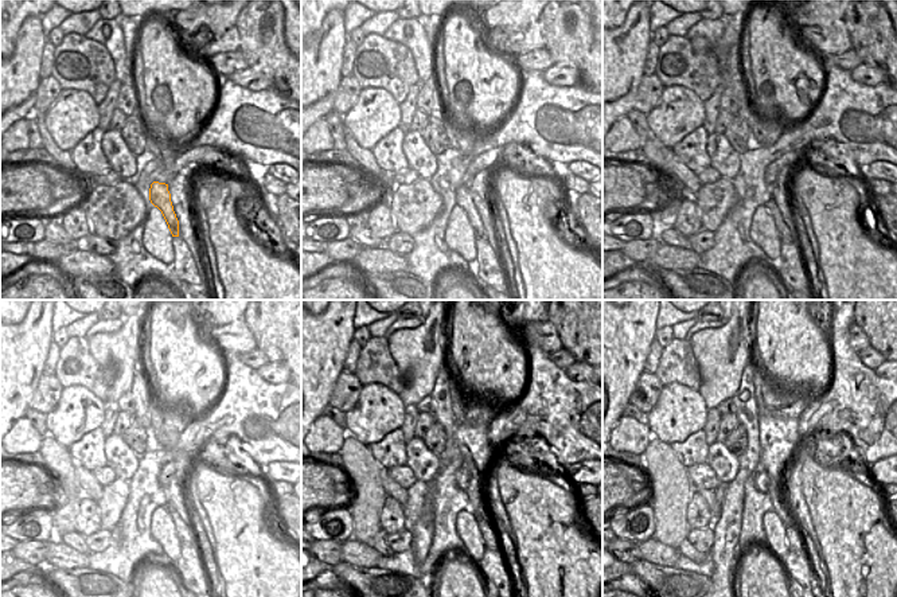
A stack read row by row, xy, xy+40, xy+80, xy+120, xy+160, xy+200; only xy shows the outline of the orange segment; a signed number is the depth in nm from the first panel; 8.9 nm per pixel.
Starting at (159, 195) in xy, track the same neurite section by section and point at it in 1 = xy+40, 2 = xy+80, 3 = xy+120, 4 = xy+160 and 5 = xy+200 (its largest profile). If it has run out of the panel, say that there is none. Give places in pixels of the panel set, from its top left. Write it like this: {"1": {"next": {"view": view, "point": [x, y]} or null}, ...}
{"1": {"next": {"view": "xy+40", "point": [463, 198]}}, "2": {"next": {"view": "xy+80", "point": [782, 229]}}, "3": {"next": {"view": "xy+120", "point": [184, 533]}}, "4": {"next": {"view": "xy+160", "point": [491, 537]}}, "5": {"next": {"view": "xy+200", "point": [795, 543]}}}

